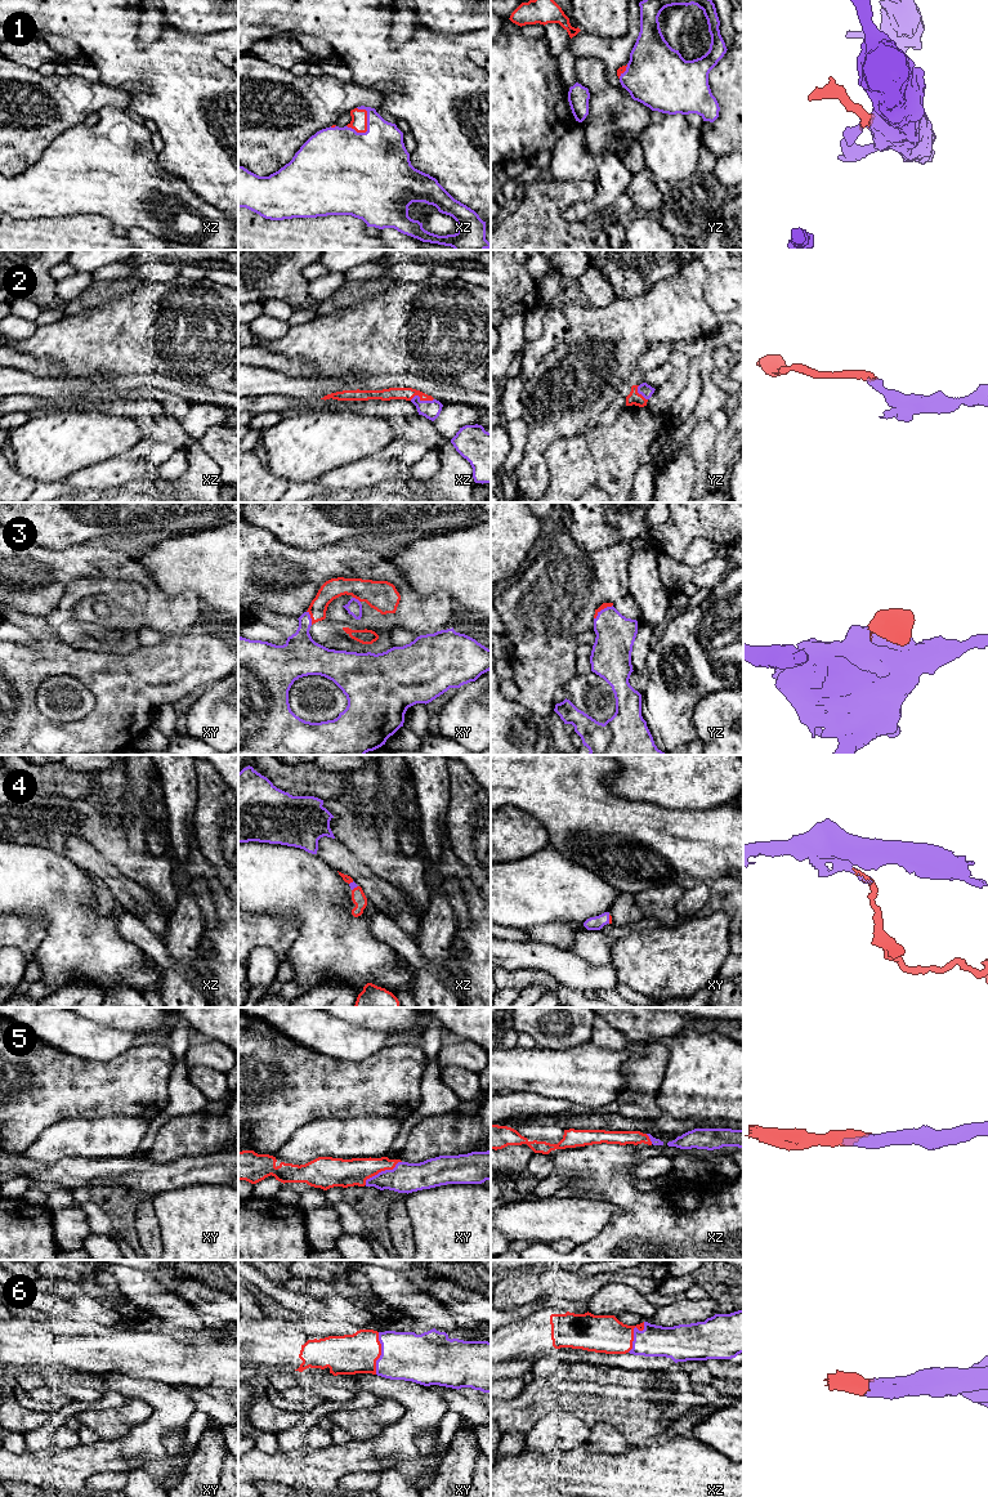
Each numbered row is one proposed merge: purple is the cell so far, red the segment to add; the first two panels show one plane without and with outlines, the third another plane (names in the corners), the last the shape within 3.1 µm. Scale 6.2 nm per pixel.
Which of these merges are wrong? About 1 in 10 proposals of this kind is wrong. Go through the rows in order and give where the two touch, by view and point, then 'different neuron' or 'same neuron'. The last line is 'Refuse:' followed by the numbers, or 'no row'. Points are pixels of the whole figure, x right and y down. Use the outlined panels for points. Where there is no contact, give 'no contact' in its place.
1: xz (367, 117) | same neuron
2: xz (421, 401) | same neuron
3: xy (309, 617) | same neuron
4: xy (608, 919) | same neuron
5: xy (381, 1171) | same neuron
6: xy (381, 1353) | same neuron
Refuse: no row

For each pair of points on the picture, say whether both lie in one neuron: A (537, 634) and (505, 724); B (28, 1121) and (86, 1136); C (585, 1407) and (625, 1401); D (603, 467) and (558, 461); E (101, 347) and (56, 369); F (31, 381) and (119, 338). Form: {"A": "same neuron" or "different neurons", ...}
{"A": "different neurons", "B": "different neurons", "C": "same neuron", "D": "same neuron", "E": "different neurons", "F": "different neurons"}

